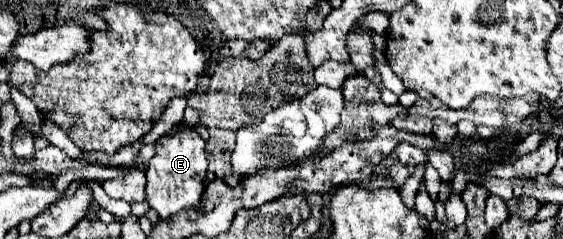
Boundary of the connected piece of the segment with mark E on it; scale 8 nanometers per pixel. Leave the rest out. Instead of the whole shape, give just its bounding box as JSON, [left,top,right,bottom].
[147,129,207,221]

